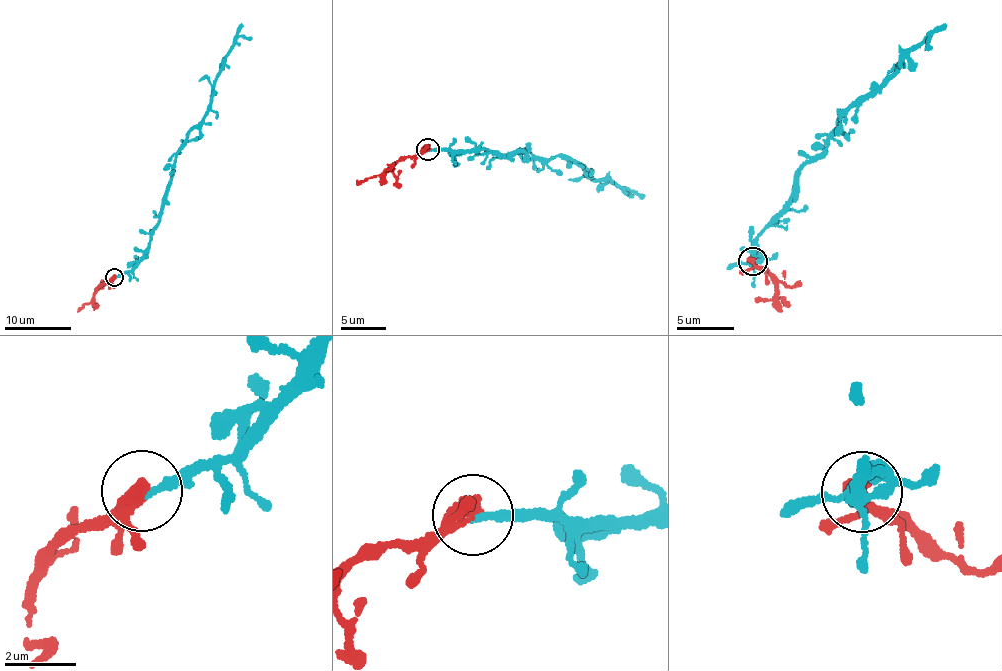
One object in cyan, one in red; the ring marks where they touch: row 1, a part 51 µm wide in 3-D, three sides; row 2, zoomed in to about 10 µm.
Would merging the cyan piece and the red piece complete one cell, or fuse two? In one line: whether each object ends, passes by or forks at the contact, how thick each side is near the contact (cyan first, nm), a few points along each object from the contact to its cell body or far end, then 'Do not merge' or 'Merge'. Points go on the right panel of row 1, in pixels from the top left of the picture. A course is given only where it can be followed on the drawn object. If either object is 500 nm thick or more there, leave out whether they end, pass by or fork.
At the ring cyan ends. At the ring red passes by. Thickness 200 nm (cyan) against 320 nm. Course of cyan: (753, 261), (747, 262), (757, 238), (789, 198), (795, 171), (826, 148), (837, 114), (928, 37), (925, 46). Course of red: (753, 261), (763, 272), (774, 277), (776, 292), (784, 306). Merge

